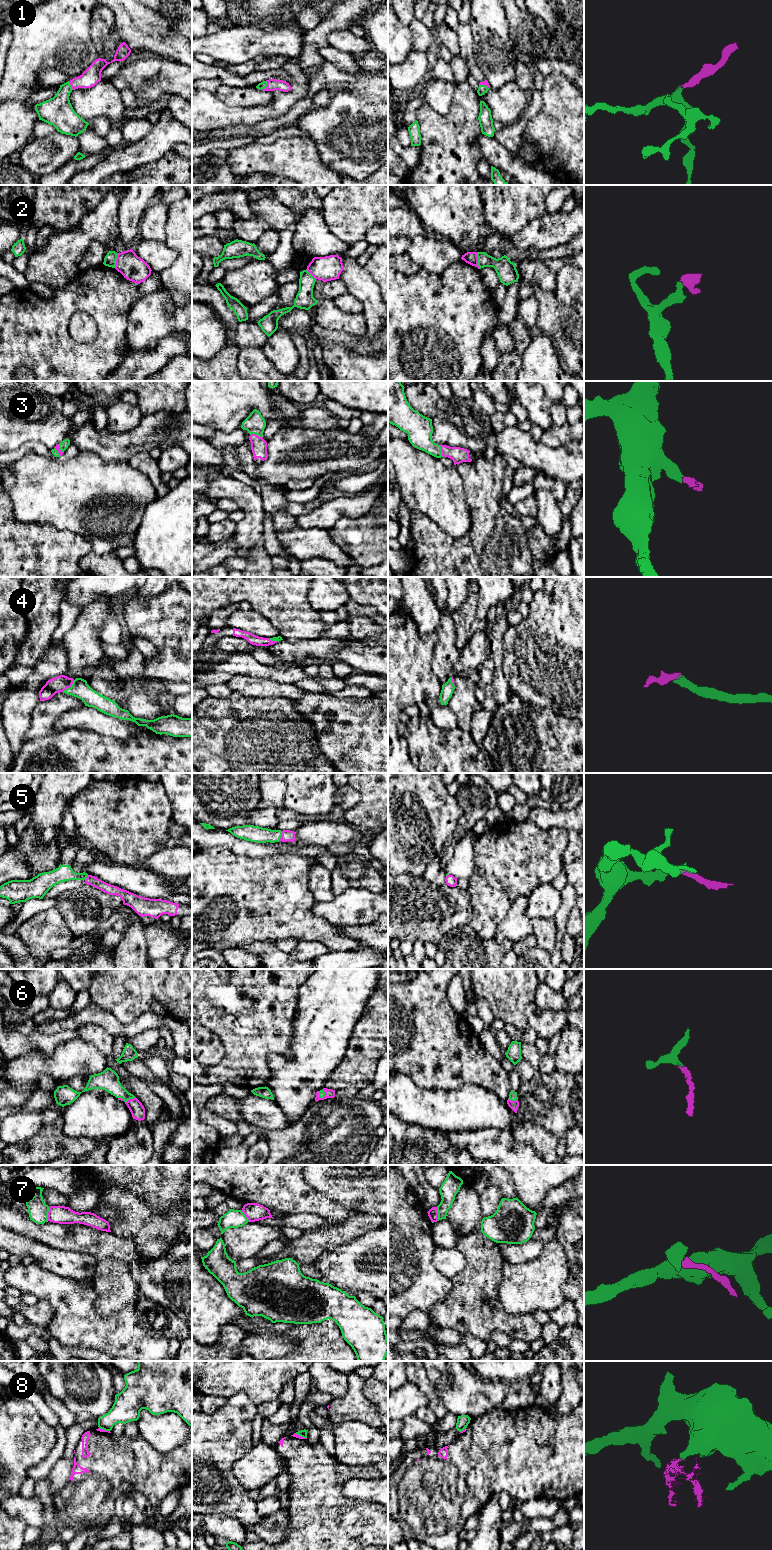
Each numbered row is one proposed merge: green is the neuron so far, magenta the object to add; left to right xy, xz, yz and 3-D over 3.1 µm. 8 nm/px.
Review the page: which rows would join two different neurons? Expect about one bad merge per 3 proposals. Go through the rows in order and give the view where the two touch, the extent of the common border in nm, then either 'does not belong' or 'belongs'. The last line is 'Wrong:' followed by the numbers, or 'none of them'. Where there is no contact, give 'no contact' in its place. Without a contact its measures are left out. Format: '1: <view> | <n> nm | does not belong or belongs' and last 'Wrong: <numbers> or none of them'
1: xz | 90 nm | belongs
2: yz | 140 nm | does not belong
3: xz | 100 nm | belongs
4: xy | 140 nm | belongs
5: xz | 80 nm | belongs
6: xy | 100 nm | belongs
7: xy | 110 nm | does not belong
8: xz | 100 nm | does not belong
Wrong: 2, 7, 8

